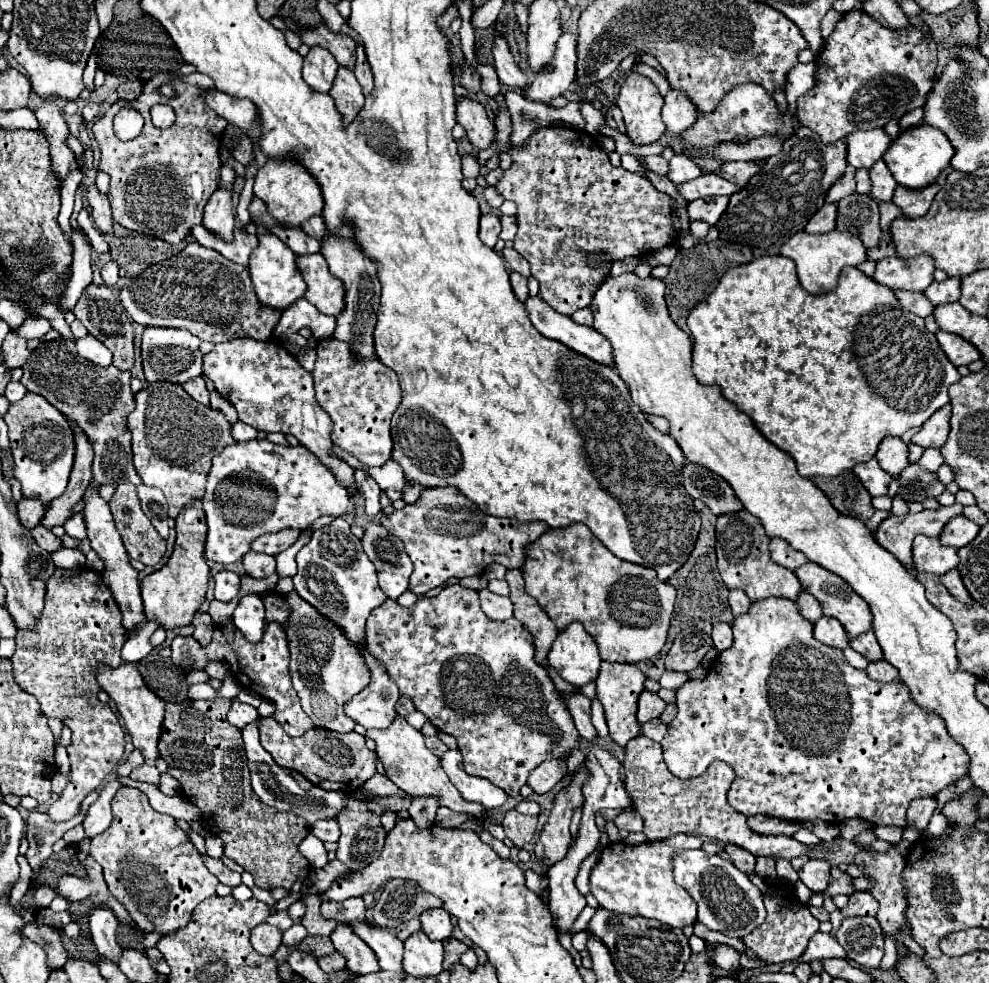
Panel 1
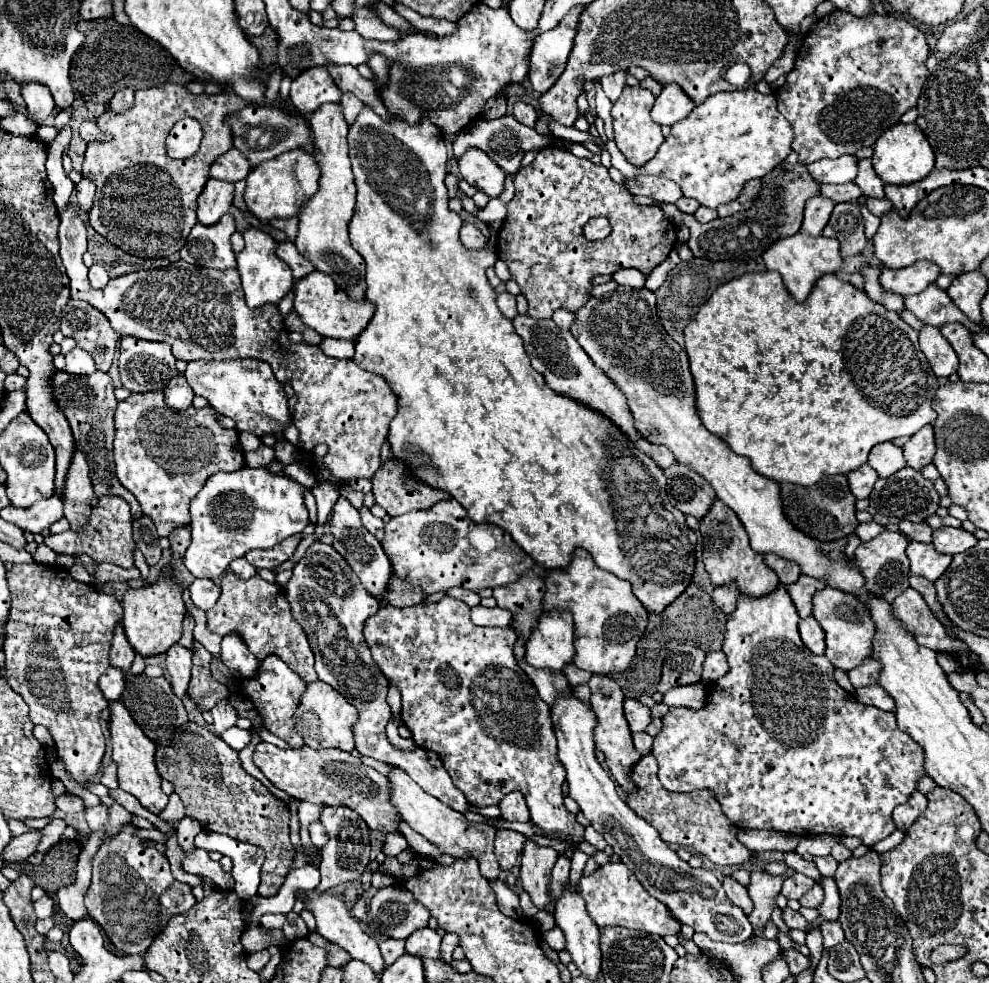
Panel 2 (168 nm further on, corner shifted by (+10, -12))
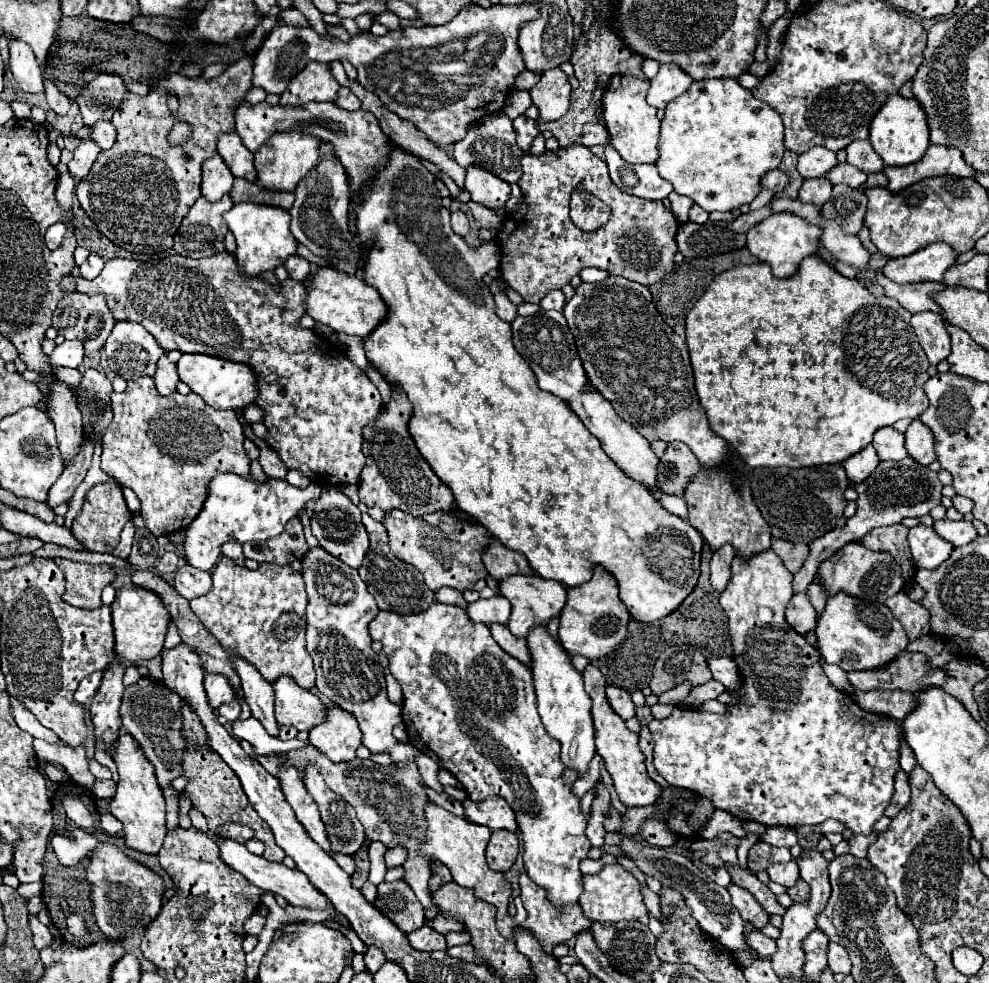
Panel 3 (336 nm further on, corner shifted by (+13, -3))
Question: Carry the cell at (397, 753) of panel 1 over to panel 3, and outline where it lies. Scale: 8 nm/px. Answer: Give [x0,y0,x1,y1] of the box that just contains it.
[421,800,517,938]

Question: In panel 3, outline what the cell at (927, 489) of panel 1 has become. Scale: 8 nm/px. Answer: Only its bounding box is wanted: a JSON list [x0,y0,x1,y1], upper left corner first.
[793,458,941,592]

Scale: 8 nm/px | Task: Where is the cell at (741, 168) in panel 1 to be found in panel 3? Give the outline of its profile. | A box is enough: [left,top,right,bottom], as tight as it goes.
[761,170,789,194]

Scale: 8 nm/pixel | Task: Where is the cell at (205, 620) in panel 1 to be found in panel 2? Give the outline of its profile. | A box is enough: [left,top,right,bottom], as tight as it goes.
[188,643,228,711]

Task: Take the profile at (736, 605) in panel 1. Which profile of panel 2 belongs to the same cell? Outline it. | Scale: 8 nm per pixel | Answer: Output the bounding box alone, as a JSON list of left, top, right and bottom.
[712,583,740,615]

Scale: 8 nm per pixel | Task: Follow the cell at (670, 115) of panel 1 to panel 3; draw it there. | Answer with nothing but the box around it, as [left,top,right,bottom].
[647,64,691,108]

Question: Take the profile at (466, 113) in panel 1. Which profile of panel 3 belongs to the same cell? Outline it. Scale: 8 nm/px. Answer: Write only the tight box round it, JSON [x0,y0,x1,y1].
[465,166,511,208]

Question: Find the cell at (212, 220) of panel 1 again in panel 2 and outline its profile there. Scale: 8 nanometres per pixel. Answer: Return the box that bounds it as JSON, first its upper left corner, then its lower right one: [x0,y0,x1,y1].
[198,179,234,225]

